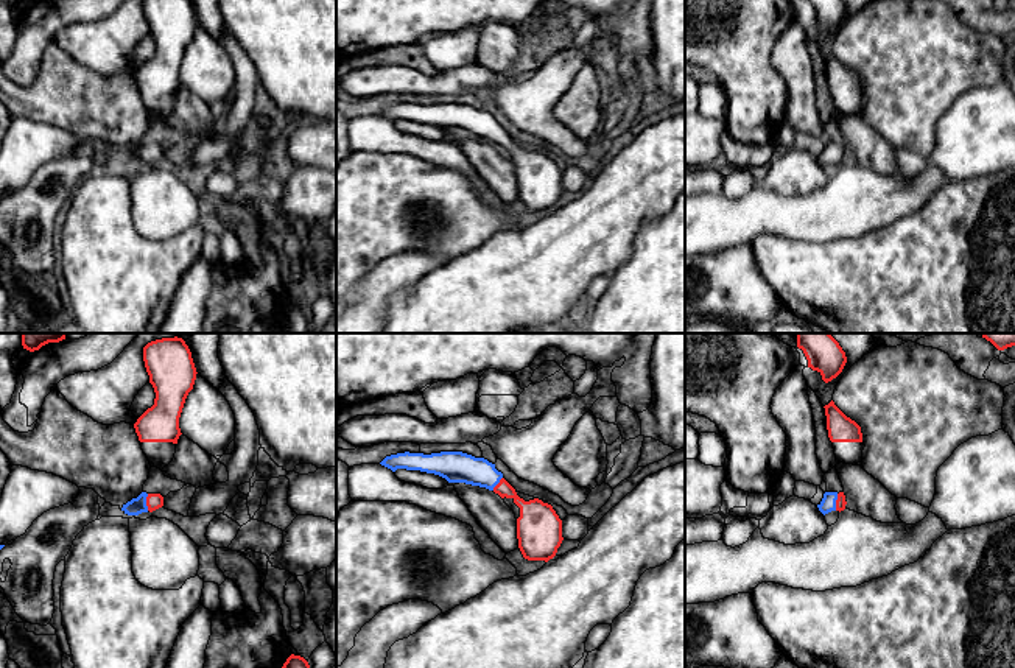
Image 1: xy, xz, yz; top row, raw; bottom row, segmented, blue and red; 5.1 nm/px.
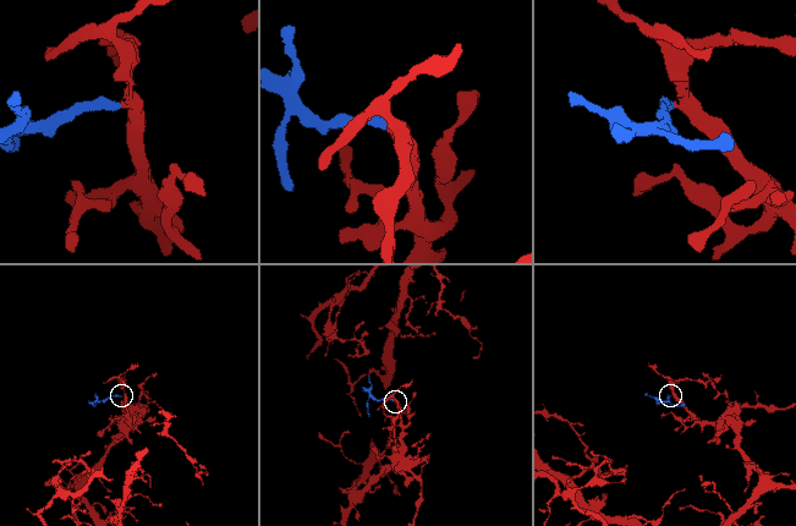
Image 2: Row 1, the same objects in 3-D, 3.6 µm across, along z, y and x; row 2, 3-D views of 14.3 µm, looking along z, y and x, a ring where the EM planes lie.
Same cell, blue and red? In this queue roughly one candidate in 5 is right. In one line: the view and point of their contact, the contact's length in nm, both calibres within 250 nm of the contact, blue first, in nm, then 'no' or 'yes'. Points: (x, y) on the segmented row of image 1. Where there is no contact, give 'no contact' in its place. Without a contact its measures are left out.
xy (145, 502) | 90 nm | 90/80 nm | yes

